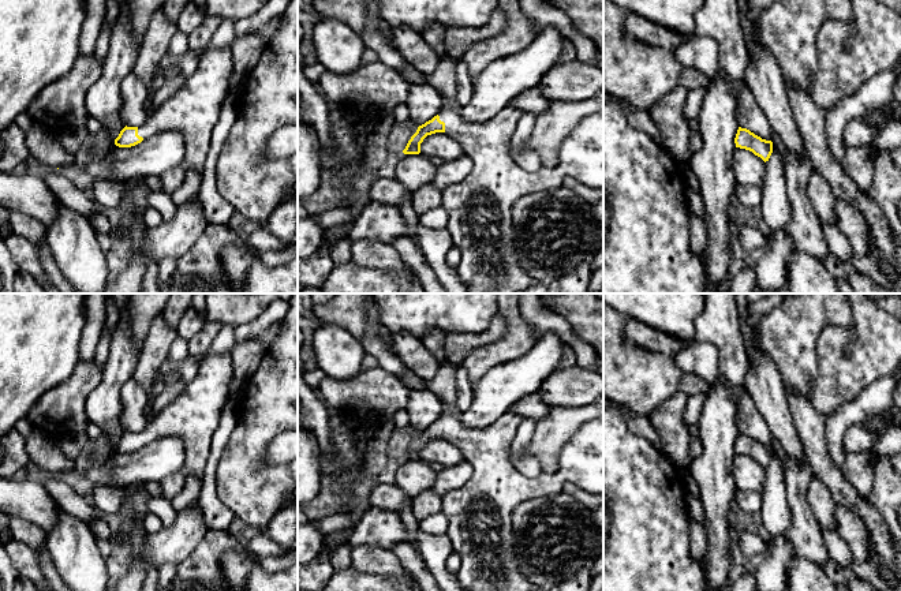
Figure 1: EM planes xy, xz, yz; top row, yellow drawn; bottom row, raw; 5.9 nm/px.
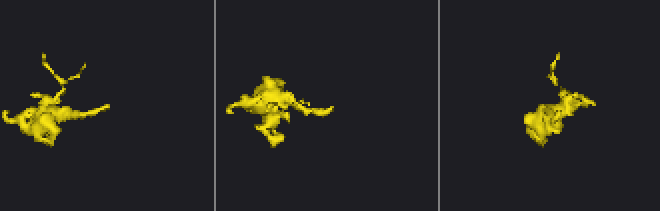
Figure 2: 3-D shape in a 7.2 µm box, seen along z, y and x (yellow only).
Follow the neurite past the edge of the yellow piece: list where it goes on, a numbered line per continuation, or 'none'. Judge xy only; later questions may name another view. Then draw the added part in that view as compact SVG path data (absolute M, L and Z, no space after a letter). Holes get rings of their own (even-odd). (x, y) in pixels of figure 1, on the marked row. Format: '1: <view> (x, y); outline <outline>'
1: xy (193, 111); outline M231 46L208 48L197 71L182 89L149 113L138 127L138 135L147 139L162 131L180 132L186 143L186 168L203 172L212 131L229 93L233 72Z

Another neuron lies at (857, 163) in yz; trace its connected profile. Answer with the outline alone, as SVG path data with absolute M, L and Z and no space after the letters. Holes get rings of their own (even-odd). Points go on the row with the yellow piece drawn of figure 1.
M871 146L846 147L842 165L846 175L853 183L868 192L874 182L874 165L876 161L878 152Z

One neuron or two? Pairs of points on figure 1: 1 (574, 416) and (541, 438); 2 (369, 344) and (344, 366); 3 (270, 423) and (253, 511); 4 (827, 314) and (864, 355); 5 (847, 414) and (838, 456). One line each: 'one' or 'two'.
1: one
2: two
3: one
4: two
5: one

